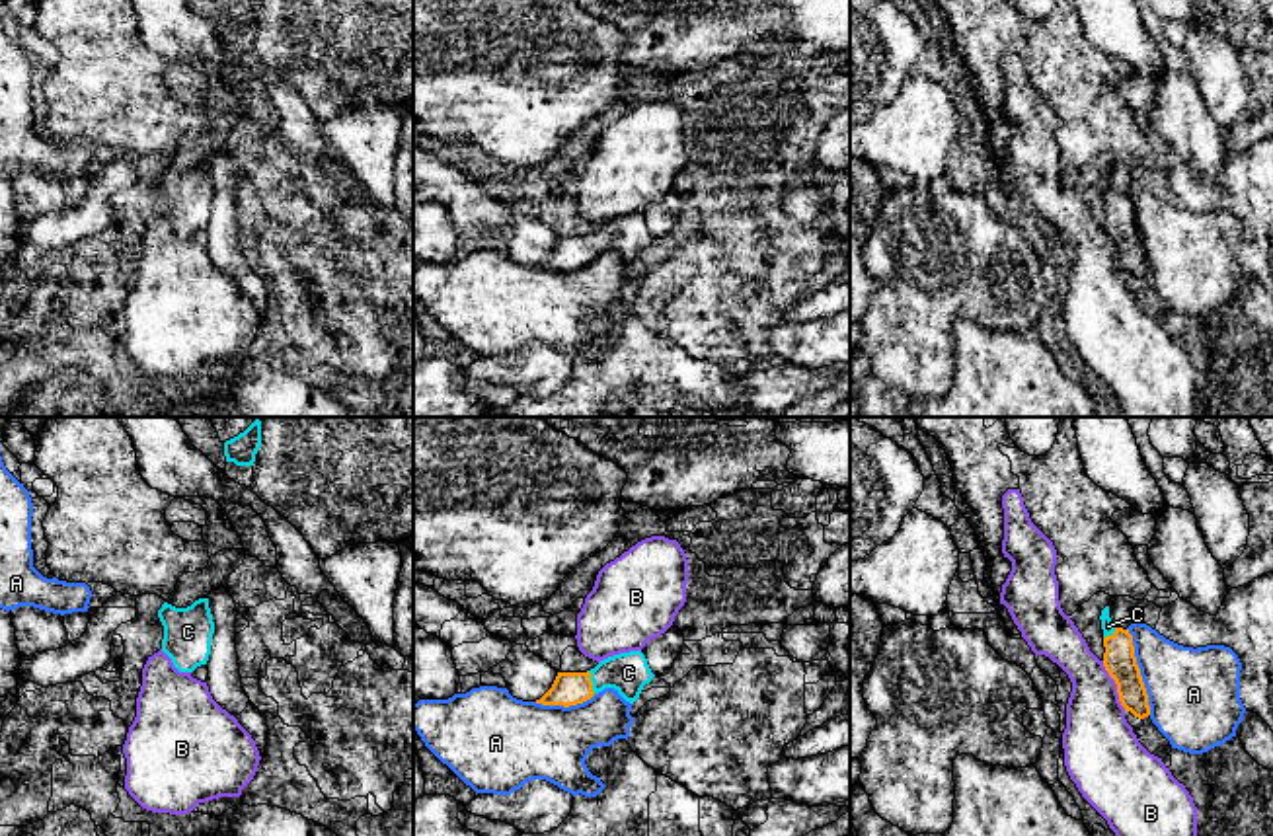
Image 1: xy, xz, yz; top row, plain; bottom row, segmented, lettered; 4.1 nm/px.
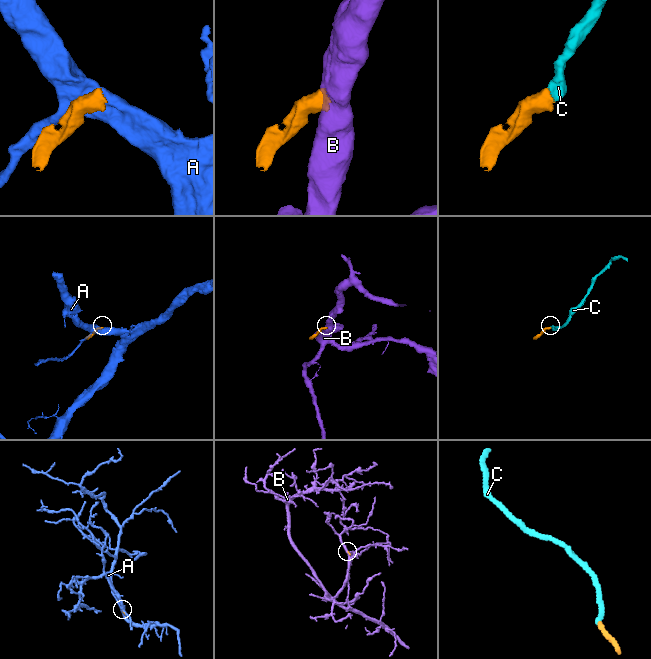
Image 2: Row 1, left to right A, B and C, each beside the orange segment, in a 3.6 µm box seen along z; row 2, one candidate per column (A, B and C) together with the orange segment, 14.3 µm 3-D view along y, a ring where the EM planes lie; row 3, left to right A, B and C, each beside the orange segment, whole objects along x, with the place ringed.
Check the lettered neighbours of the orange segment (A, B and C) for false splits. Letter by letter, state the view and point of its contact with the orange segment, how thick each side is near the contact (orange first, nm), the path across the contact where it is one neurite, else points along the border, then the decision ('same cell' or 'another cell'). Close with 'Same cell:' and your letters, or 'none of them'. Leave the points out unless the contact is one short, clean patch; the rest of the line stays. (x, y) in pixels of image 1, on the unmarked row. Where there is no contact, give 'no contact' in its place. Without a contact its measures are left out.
A: contact yz (1139, 234); calibres 140 and 380 nm; another cell
B: contact yz (1118, 250); calibres 140 and 300 nm; border yz (1102, 225), (1125, 273); another cell
C: contact xz (591, 246); calibres 140 and 170 nm; way xz (570, 252), (591, 246), (609, 236), (628, 236); same cell
Same cell: C

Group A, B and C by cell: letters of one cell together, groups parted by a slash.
A / B / C

